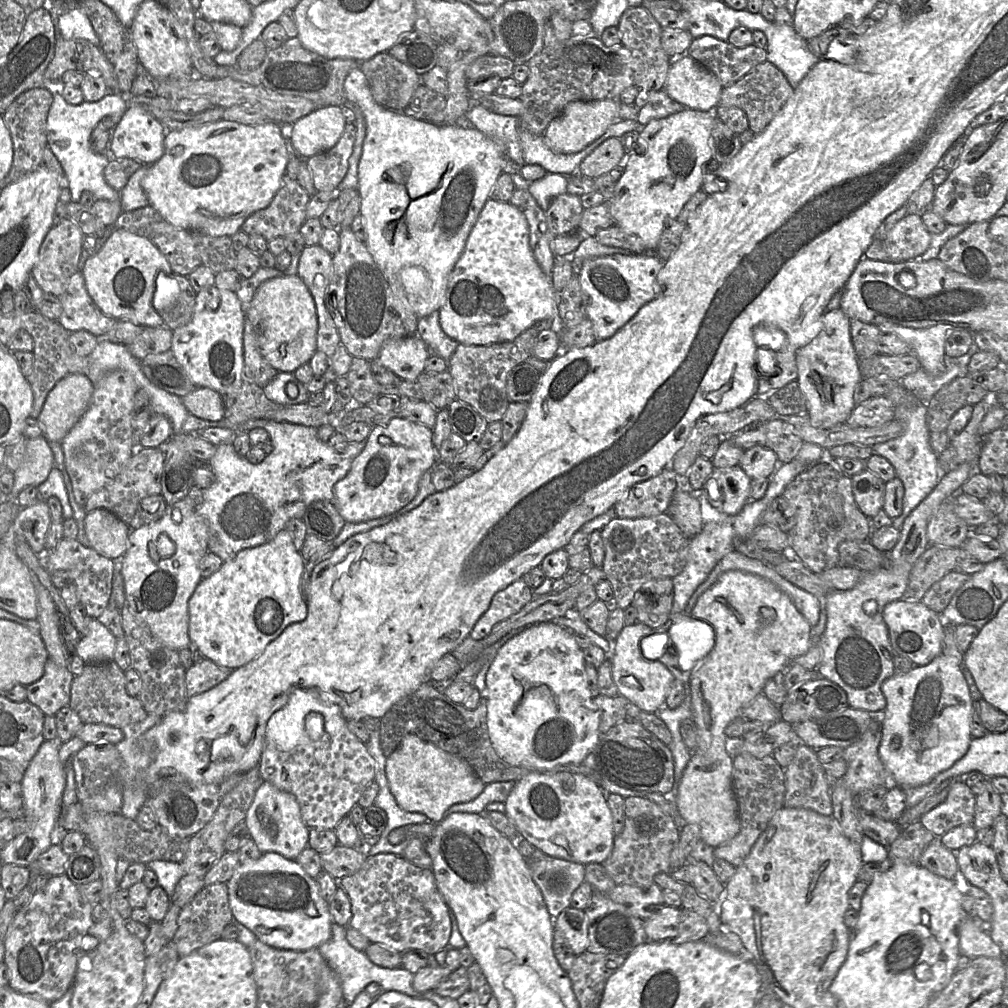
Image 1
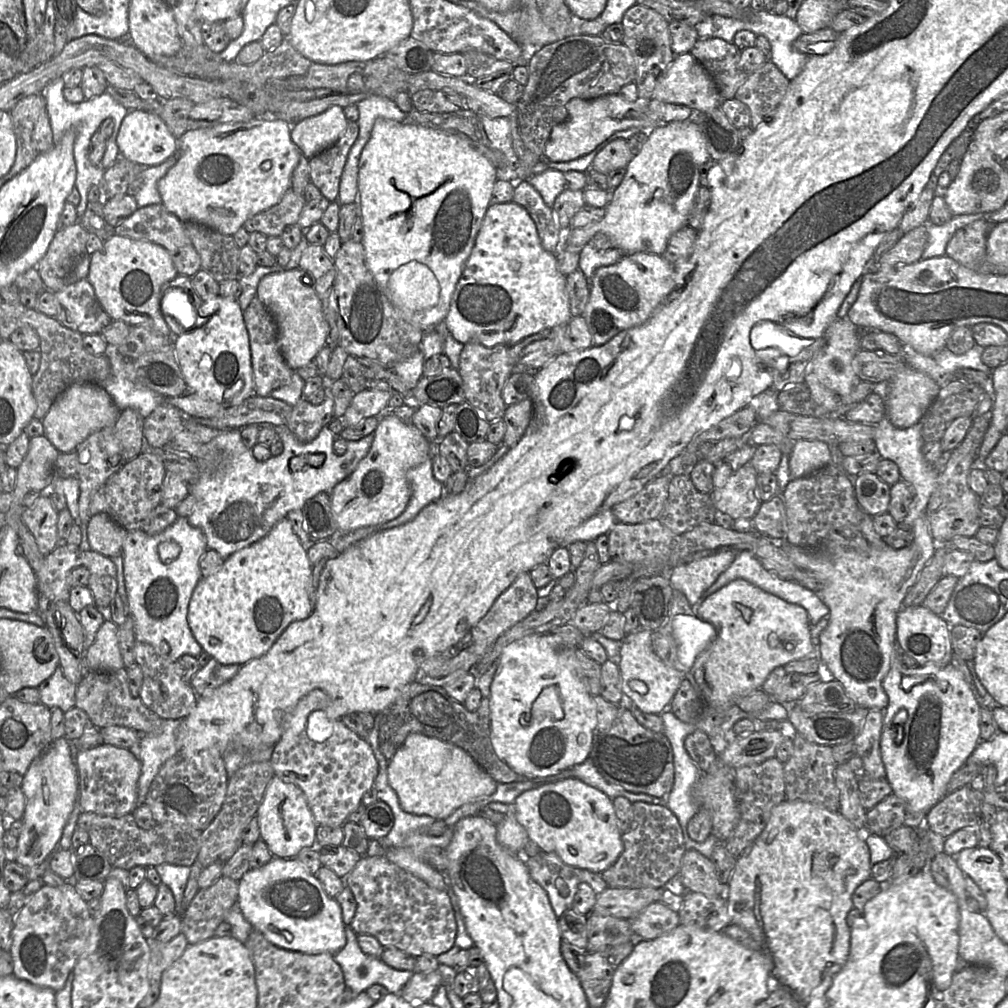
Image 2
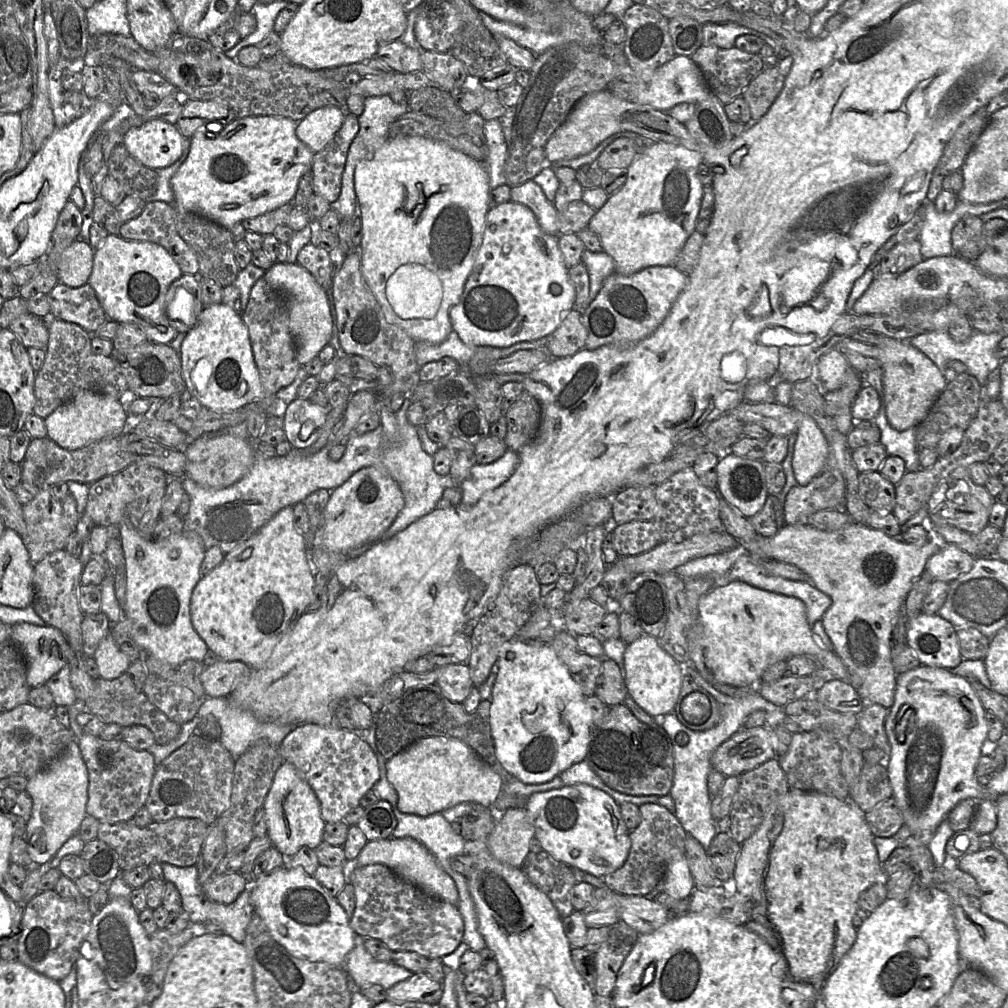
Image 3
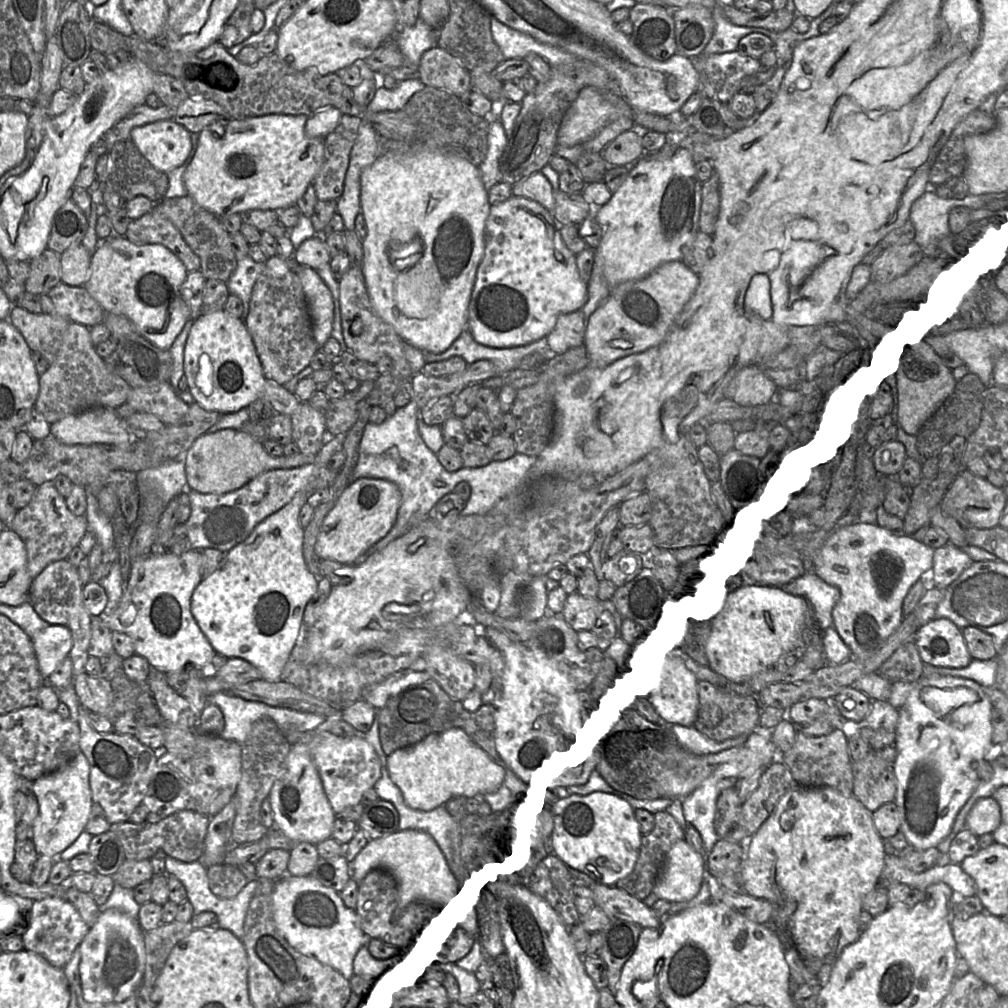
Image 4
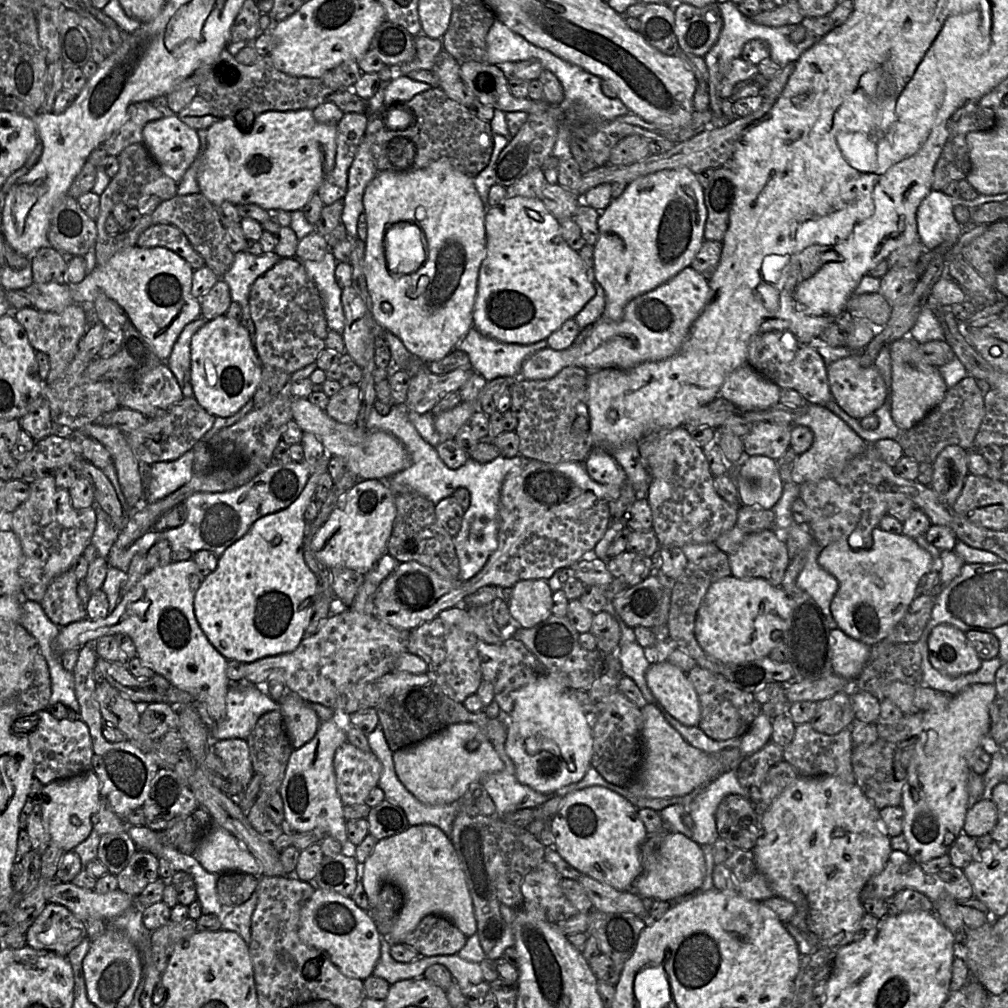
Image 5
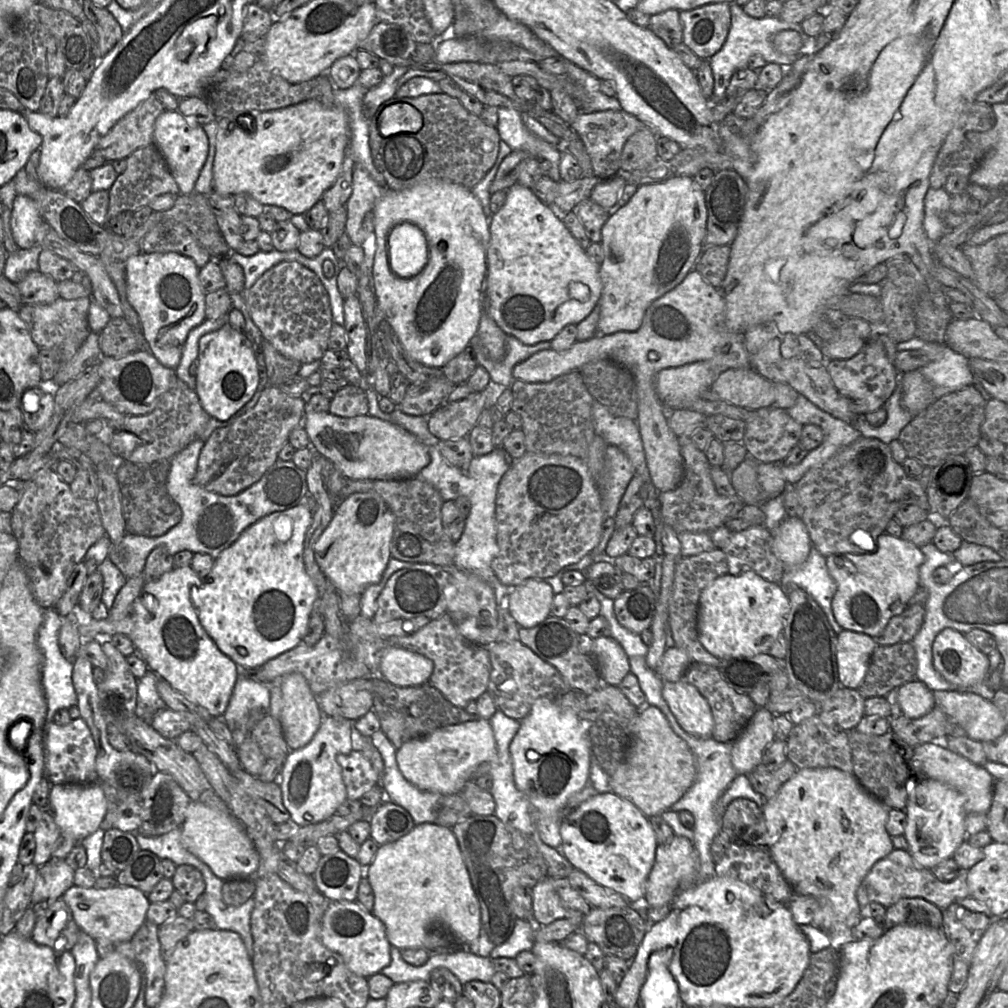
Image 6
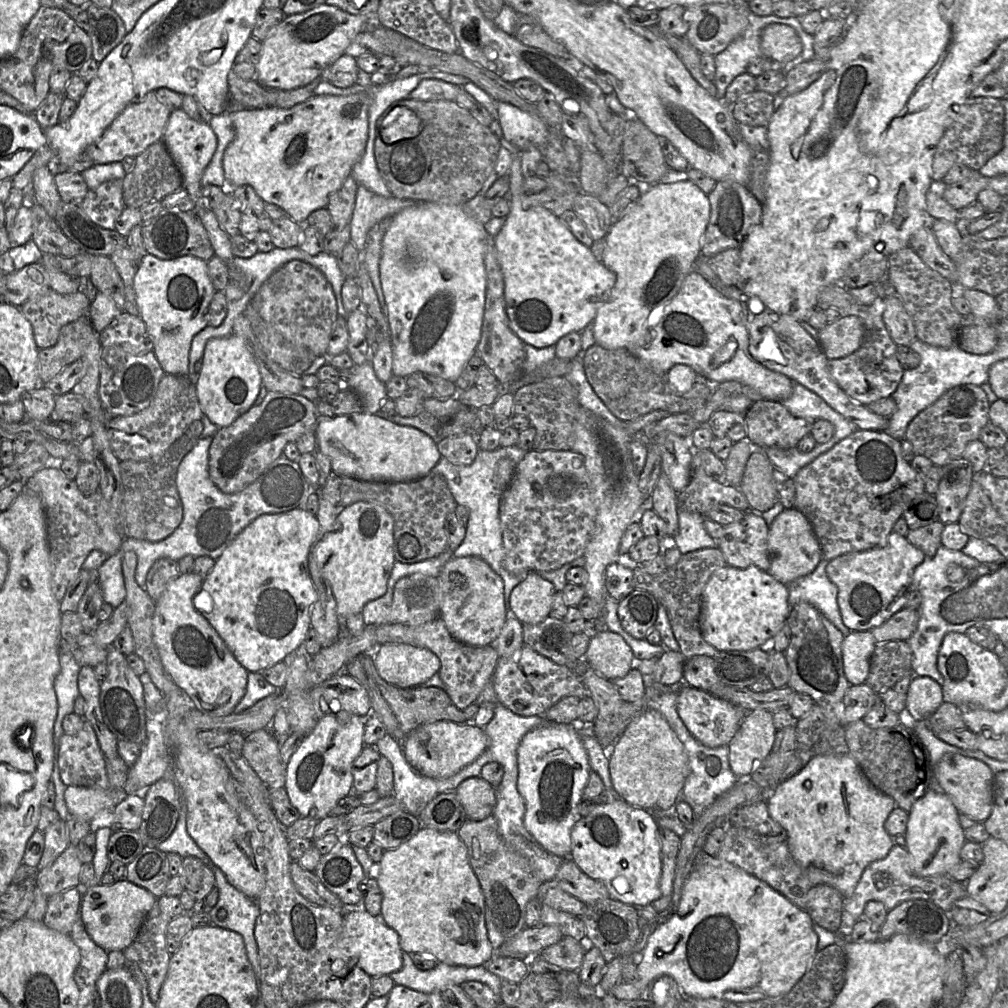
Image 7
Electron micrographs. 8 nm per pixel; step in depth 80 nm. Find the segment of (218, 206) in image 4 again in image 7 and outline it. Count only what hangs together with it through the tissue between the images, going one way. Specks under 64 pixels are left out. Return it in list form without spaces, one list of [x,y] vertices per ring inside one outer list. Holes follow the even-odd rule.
[[[370,85],[364,92],[346,96],[315,94],[306,101],[296,104],[290,108],[231,108],[228,111],[228,114],[233,125],[234,138],[226,147],[222,159],[225,181],[229,188],[249,185],[253,187],[255,192],[265,203],[280,206],[295,222],[304,224],[308,216],[313,211],[321,208],[327,208],[330,195],[340,189],[344,180],[352,174],[354,164],[362,157],[368,139],[369,109],[374,100],[374,96],[380,87],[381,86]]]

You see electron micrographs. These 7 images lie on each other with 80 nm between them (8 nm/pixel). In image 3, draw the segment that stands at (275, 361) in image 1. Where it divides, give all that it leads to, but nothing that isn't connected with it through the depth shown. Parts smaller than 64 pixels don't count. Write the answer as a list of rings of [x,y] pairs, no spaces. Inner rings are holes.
[[[275,262],[263,276],[269,286],[287,298],[289,328],[296,342],[296,358],[306,365],[317,357],[332,337],[332,316],[326,291],[298,263]]]

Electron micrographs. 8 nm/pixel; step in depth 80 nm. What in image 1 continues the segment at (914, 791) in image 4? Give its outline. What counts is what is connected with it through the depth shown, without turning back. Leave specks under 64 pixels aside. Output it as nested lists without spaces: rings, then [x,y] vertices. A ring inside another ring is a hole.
[[[942,652],[927,665],[892,675],[883,682],[881,690],[887,705],[880,716],[882,737],[878,754],[896,786],[902,789],[921,786],[967,753],[972,740],[973,699],[957,659]]]

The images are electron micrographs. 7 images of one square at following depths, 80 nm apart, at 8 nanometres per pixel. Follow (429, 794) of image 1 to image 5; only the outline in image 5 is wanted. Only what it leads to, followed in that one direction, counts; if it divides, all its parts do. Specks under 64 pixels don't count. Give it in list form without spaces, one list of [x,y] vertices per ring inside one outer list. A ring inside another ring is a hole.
[[[472,723],[449,725],[416,745],[393,752],[393,762],[395,772],[406,789],[419,801],[429,805],[457,802],[472,784],[504,769],[493,745]]]

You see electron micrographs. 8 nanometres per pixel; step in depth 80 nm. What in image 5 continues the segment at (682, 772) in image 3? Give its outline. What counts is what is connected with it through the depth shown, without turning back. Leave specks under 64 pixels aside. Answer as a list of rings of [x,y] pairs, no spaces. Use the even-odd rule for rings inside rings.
[[[735,770],[727,771],[703,786],[692,801],[684,806],[695,823],[692,840],[700,846],[713,845],[719,837],[715,813],[721,800],[729,794],[749,798],[749,790],[739,783]]]

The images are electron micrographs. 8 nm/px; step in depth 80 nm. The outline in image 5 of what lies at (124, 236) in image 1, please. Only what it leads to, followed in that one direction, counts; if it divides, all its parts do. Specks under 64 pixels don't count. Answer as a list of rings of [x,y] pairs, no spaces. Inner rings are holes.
[[[135,245],[118,251],[105,264],[95,265],[81,282],[68,286],[71,297],[77,304],[93,303],[100,293],[114,300],[121,306],[156,356],[162,362],[166,362],[183,328],[201,316],[199,300],[191,294],[193,271],[183,258],[165,247],[141,248]]]

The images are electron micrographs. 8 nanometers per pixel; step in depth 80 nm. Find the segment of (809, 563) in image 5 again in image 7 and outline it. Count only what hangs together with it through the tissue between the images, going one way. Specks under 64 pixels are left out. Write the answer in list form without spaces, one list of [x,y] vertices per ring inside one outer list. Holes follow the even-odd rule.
[[[821,559],[815,570],[787,585],[790,610],[800,602],[807,602],[818,610],[843,634],[851,633],[843,623],[837,603],[838,588],[827,576],[828,561]]]

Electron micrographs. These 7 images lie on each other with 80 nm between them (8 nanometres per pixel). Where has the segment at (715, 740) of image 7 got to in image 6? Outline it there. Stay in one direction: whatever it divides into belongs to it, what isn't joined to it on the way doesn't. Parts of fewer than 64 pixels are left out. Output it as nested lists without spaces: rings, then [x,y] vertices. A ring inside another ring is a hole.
[[[685,679],[664,682],[662,696],[686,732],[701,738],[711,737],[714,727],[711,708],[695,686]]]

